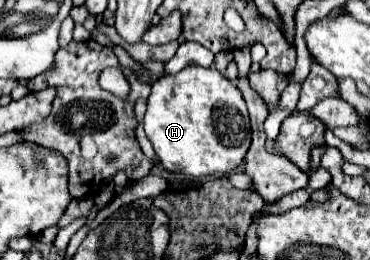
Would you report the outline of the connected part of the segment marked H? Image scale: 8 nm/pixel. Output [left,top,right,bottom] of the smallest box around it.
[142,66,250,178]

